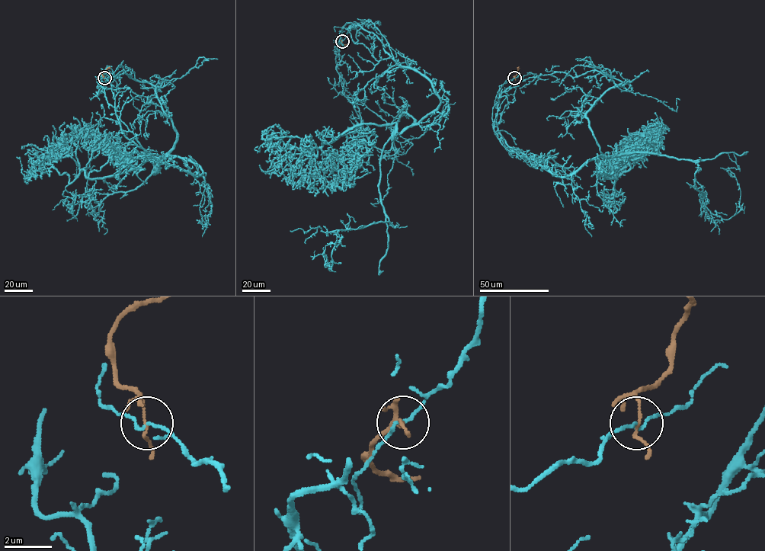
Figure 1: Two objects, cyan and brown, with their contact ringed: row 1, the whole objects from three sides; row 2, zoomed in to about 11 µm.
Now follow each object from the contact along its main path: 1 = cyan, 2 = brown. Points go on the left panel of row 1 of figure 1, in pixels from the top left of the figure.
1: (104, 78), (123, 134), (202, 173), (142, 152), (151, 174), (109, 193), (94, 219), (88, 153)
2: (104, 78), (102, 72), (110, 67)

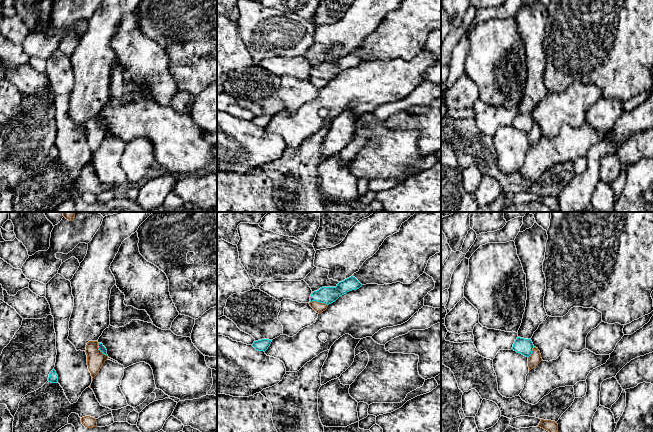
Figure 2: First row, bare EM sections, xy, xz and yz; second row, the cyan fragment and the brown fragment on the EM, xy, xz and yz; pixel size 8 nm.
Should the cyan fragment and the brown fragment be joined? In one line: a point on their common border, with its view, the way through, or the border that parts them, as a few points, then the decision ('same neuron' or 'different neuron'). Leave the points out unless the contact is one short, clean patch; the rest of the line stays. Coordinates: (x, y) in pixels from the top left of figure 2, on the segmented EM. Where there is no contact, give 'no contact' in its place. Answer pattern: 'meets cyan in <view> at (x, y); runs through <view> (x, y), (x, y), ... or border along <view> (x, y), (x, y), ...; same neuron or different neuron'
meets cyan in xz at (319, 301); border along xz (310, 301), (324, 302), (327, 305); different neuron

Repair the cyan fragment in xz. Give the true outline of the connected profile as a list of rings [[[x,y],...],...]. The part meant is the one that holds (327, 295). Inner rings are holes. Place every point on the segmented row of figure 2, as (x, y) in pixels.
[[[353,276],[341,281],[336,287],[322,287],[312,292],[310,302],[316,301],[327,305],[335,302],[340,296],[349,291],[359,289],[362,284]]]

